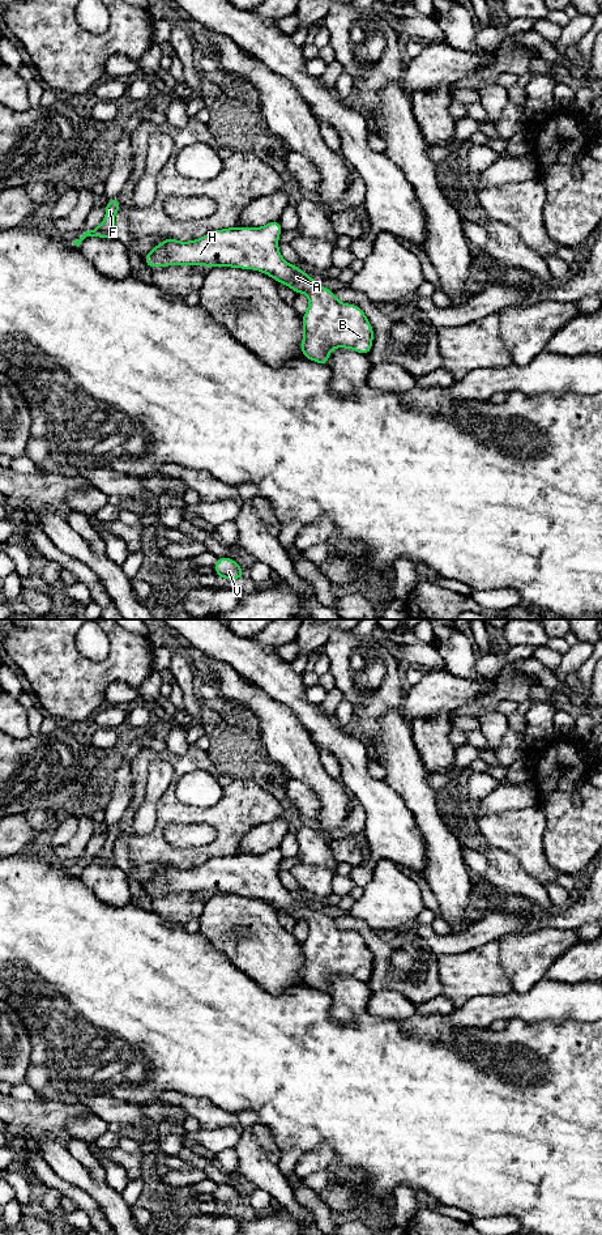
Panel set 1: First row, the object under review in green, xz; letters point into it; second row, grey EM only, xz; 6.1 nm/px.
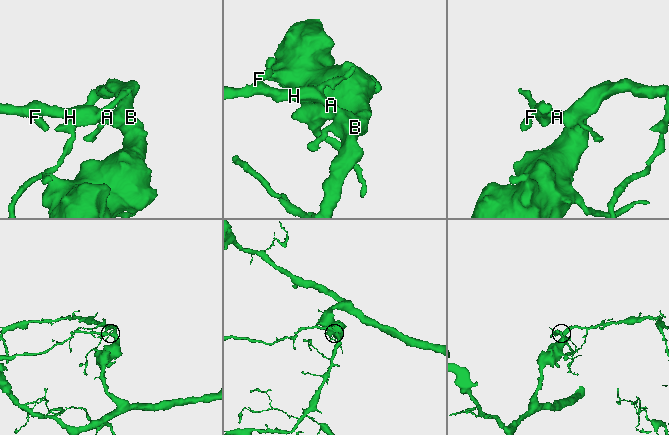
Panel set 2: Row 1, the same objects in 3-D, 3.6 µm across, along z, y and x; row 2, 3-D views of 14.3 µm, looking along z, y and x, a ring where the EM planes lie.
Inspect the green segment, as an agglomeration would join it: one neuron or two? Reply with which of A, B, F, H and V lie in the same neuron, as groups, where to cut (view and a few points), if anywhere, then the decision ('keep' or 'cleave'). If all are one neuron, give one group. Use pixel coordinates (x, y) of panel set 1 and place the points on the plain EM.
A B F H V | no cut | keep

